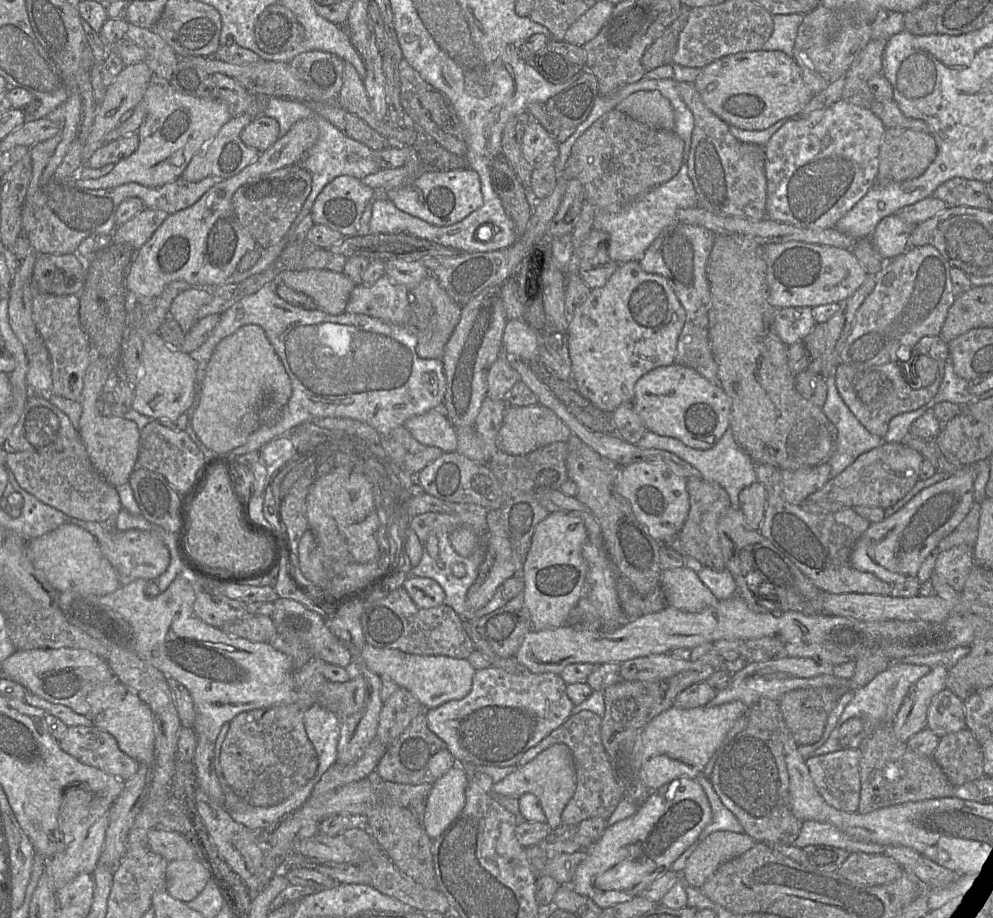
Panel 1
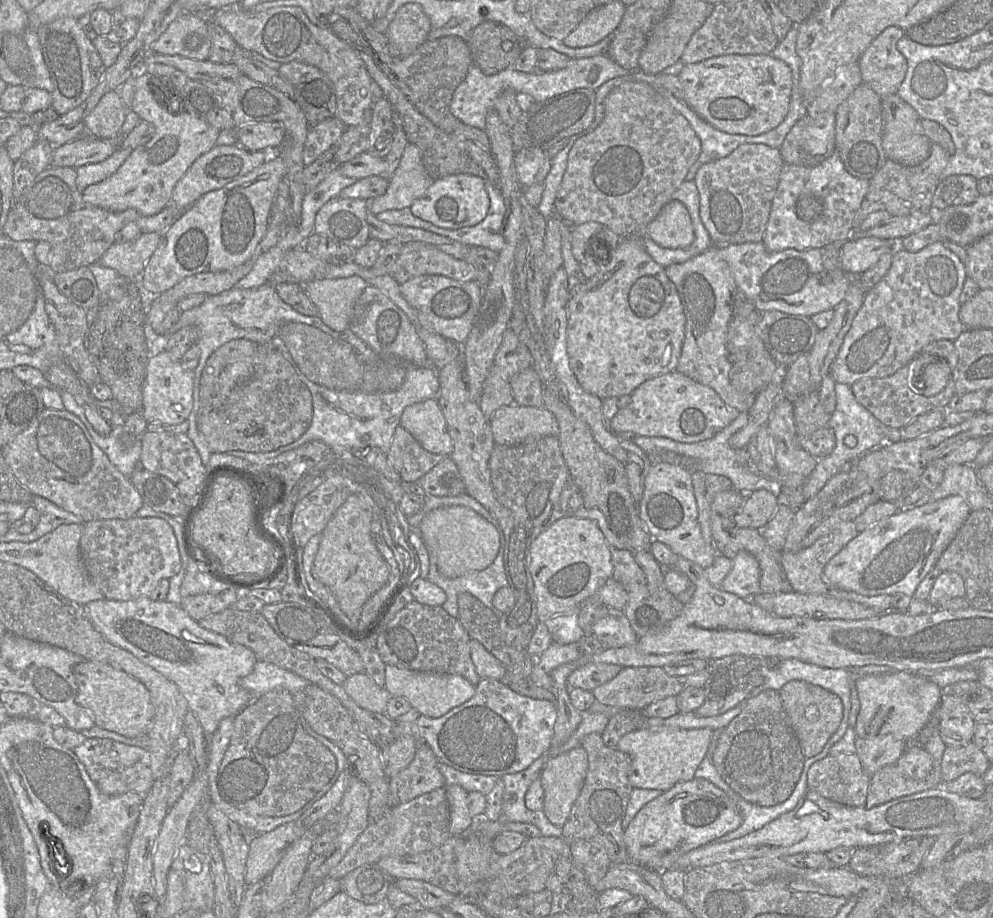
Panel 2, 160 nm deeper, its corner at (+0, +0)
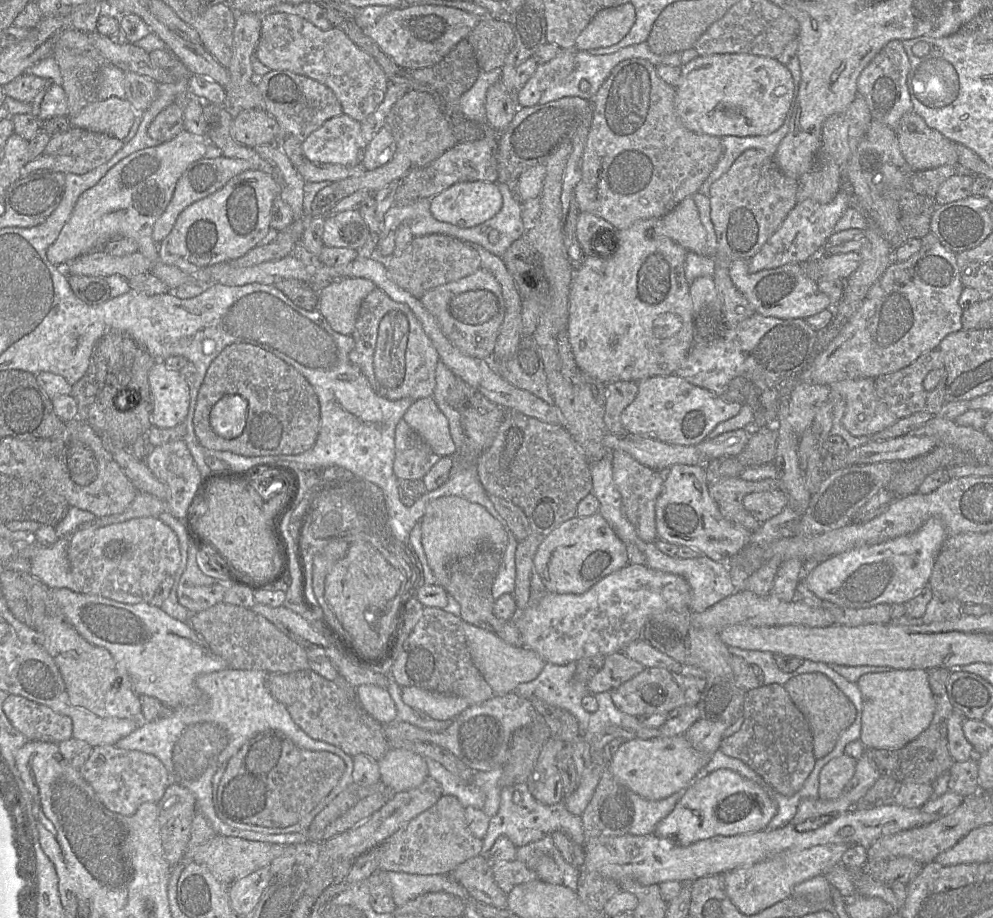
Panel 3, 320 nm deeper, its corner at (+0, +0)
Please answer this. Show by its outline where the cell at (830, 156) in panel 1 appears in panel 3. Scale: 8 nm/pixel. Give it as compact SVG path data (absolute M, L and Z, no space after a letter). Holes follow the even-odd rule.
M841 187L832 201L826 204L812 200L797 202L780 227L766 241L748 264L750 273L773 269L790 263L803 263L821 253L834 227L844 212L852 204L851 191Z

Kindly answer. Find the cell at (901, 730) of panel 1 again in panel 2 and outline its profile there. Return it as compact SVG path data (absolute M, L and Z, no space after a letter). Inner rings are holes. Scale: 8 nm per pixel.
M885 735L875 738L857 738L855 746L864 771L872 776L880 768L895 764L906 751L907 742Z

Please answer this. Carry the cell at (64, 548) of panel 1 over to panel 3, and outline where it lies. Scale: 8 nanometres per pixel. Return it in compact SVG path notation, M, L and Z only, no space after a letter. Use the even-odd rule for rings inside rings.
M70 536L59 537L50 545L43 546L30 560L30 574L50 589L67 588L81 592L69 562Z

